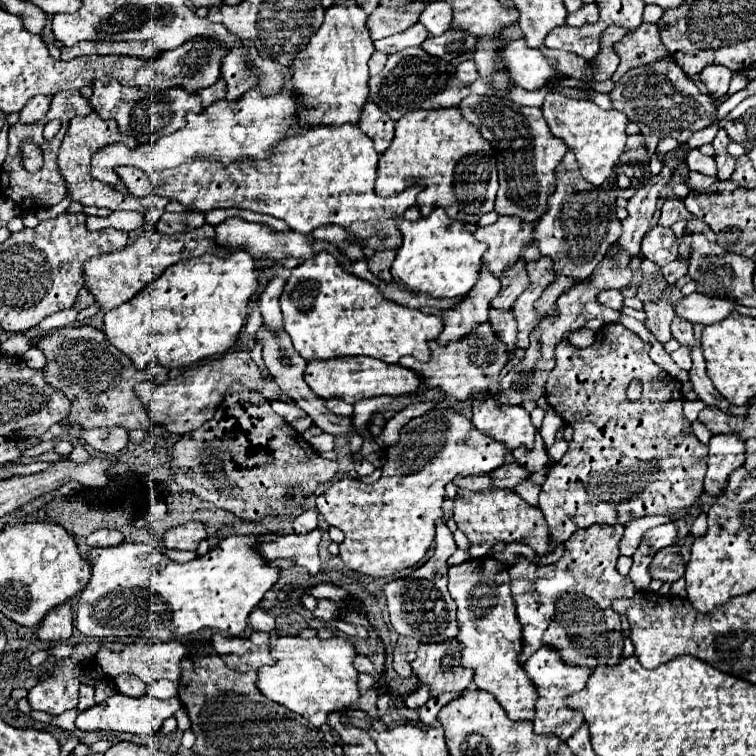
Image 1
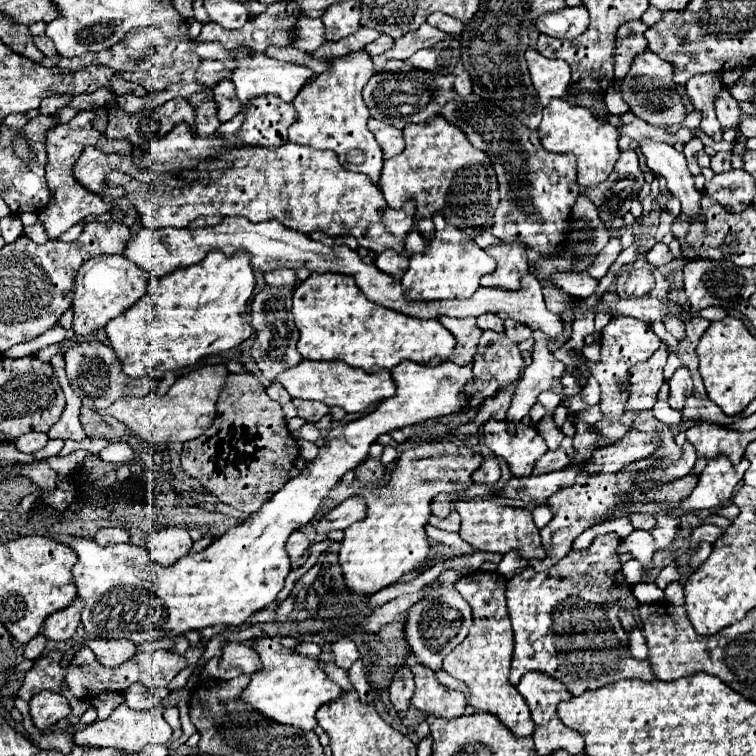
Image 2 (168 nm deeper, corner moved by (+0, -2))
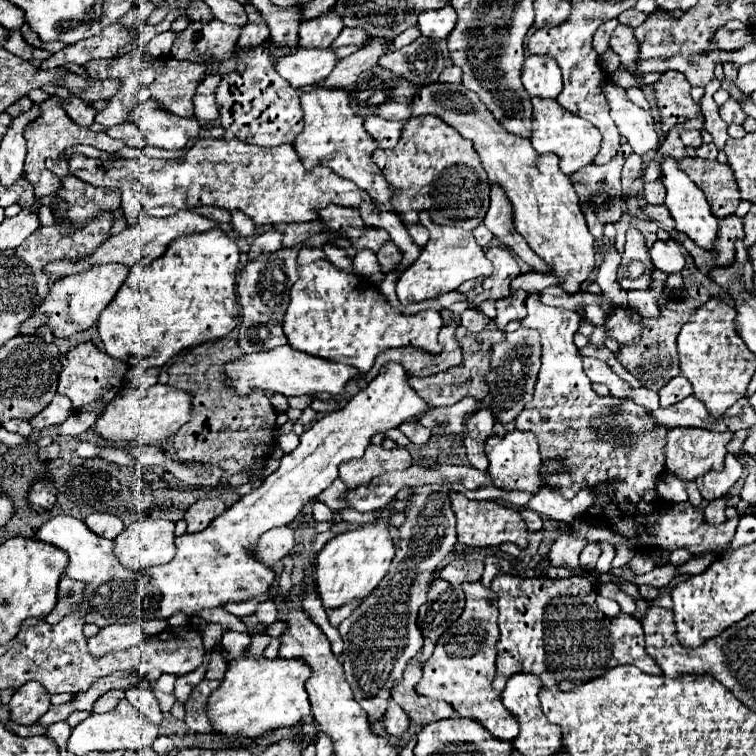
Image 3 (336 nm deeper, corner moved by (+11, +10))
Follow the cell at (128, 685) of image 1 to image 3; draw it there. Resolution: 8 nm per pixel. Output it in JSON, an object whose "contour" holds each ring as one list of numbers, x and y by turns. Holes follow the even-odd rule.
{"contour":[[133,686,129,690,125,690,125,698,145,716,149,716,149,720,153,724,159,724,163,714,159,710,159,704,157,704,157,698,151,690,145,690,145,688,139,688,139,686]]}

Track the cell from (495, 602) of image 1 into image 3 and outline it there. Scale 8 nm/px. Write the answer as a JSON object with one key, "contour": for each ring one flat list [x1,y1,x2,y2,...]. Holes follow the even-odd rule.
{"contour":[[481,580,463,582,461,588,465,592,463,614,439,638,433,656,423,664,423,678,417,684,417,692,453,704,457,716,475,718,499,740,515,740,519,734,517,718,501,704,501,696,491,686,499,642,497,594,491,588,485,588]]}

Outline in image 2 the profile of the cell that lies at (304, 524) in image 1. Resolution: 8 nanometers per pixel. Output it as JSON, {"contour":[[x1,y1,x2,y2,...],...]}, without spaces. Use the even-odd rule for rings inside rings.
{"contour":[[296,530,296,532,286,540,286,552,288,552,288,556,290,556,290,562,294,564,300,556,304,556,304,552,308,550,308,546,310,546,310,542,308,542,306,534,300,532,300,530]]}

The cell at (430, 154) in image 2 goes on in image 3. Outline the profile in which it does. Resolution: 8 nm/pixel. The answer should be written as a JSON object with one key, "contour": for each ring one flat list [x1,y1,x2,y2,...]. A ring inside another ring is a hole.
{"contour":[[437,116,409,118,403,126,399,144,393,150,375,150,373,162,383,170,387,182,393,188,393,198,391,198,393,208,405,218,411,212,429,210,437,224,455,224,463,230,473,230,483,222,483,216,489,208,489,184,487,184,487,174,481,166,481,160,473,144,461,138,461,134,455,128,449,128,449,124,445,124,443,120,437,120]]}

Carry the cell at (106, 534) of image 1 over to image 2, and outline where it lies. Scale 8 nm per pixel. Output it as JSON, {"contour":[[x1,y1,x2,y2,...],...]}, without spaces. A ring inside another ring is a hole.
{"contour":[[102,528,102,530,98,530,98,534,94,538,100,546,110,546,110,544,118,544,118,542,128,542,130,534,124,528]]}

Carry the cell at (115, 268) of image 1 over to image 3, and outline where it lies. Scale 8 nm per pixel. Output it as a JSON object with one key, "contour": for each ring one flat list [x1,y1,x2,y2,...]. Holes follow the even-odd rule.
{"contour":[[97,264,77,276,67,276,55,286,51,286,47,300,35,310,35,314,47,312,49,320,45,324,49,324,55,330,55,336,69,338,71,334,87,330,97,322,101,310,115,298,117,290,123,286,127,276,129,268,123,264]]}

